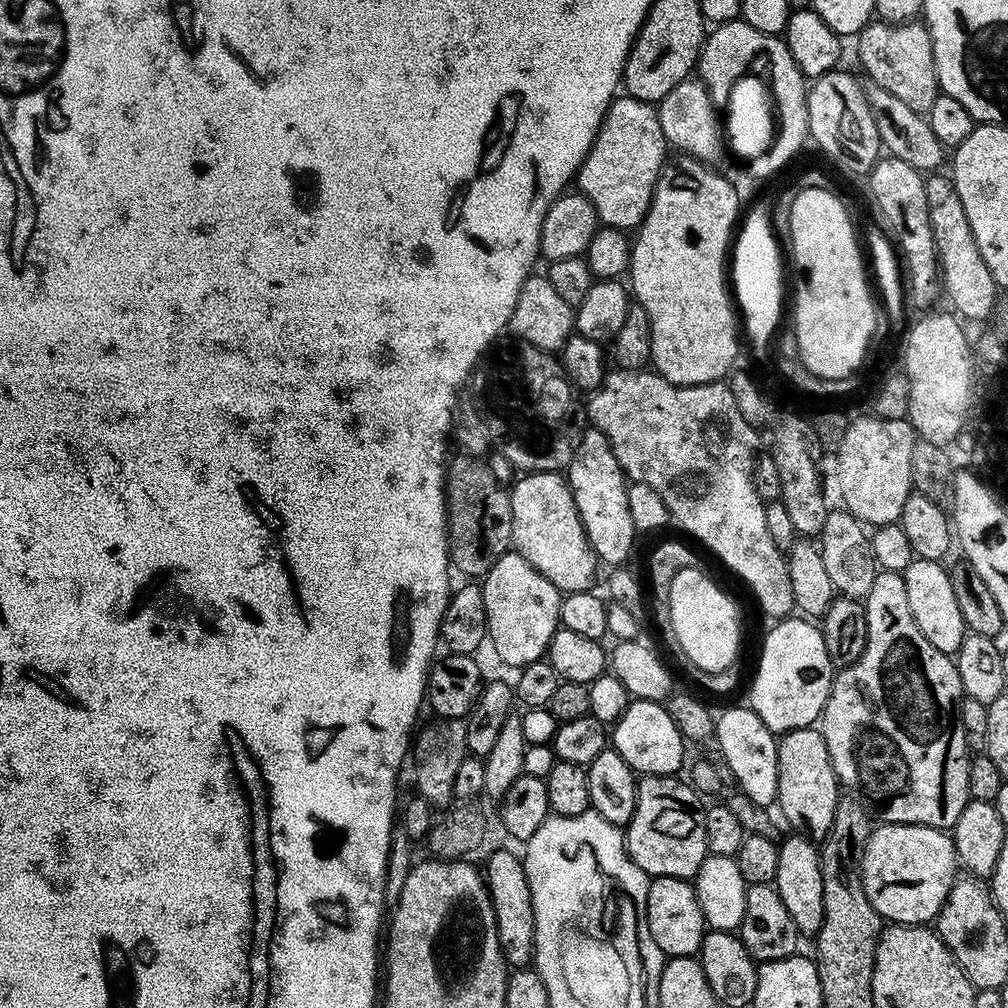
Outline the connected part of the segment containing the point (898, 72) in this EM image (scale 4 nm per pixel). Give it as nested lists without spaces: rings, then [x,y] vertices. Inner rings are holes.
[[[870,22],[858,33],[856,42],[856,52],[860,55],[860,64],[869,76],[869,81],[882,86],[882,90],[894,94],[894,98],[901,102],[906,102],[910,110],[926,114],[930,106],[934,106],[936,99],[942,95],[938,70],[934,64],[934,46],[927,24]]]

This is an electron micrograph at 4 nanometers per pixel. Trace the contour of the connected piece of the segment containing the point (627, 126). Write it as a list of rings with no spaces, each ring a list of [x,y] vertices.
[[[627,94],[617,95],[609,104],[600,132],[576,173],[575,187],[580,187],[577,188],[579,195],[596,207],[601,225],[635,229],[652,205],[652,195],[669,152],[670,145],[662,134],[656,108],[649,101],[636,100]]]

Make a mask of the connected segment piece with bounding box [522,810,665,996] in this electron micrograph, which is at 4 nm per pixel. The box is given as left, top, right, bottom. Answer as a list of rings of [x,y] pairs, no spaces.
[[[589,810],[577,816],[557,816],[552,814],[549,815],[548,819],[542,822],[542,826],[538,826],[536,833],[526,841],[525,848],[528,849],[522,852],[522,863],[524,865],[524,873],[528,879],[528,885],[530,886],[530,898],[534,906],[534,926],[536,927],[534,968],[535,971],[540,973],[540,981],[546,986],[546,994],[548,996],[550,995],[550,988],[568,988],[566,972],[564,972],[564,958],[578,958],[576,954],[580,952],[580,948],[590,948],[590,944],[588,944],[588,922],[586,922],[586,916],[588,916],[588,914],[590,914],[590,920],[592,920],[592,924],[594,924],[596,936],[598,936],[600,940],[602,940],[602,938],[640,938],[640,940],[642,940],[642,952],[644,952],[644,958],[646,958],[648,978],[650,978],[650,980],[658,979],[665,955],[662,950],[658,950],[658,942],[654,942],[654,938],[650,938],[650,926],[648,925],[648,915],[646,914],[650,878],[632,861],[632,857],[628,854],[625,833],[621,831],[617,825],[610,823],[606,818],[602,818],[595,810]]]

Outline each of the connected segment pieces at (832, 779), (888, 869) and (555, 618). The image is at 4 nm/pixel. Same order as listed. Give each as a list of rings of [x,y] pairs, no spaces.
[[[815,727],[799,728],[785,732],[779,737],[778,754],[778,790],[776,804],[784,815],[786,823],[797,836],[804,836],[813,842],[823,842],[832,834],[836,807],[842,799],[840,781],[830,762],[830,750],[826,750],[823,731]]]
[[[880,824],[873,827],[859,853],[858,863],[860,881],[866,898],[870,898],[870,906],[874,906],[881,918],[894,924],[927,925],[935,921],[958,875],[956,848],[952,844],[951,835],[939,828],[927,828],[921,824]]]
[[[509,550],[492,563],[482,580],[484,590],[484,606],[486,622],[488,623],[487,639],[492,640],[492,648],[496,656],[504,664],[509,664],[513,670],[525,668],[530,662],[545,659],[551,640],[557,629],[561,627],[560,607],[562,594],[552,583],[538,574],[536,570],[520,557],[520,553]]]

